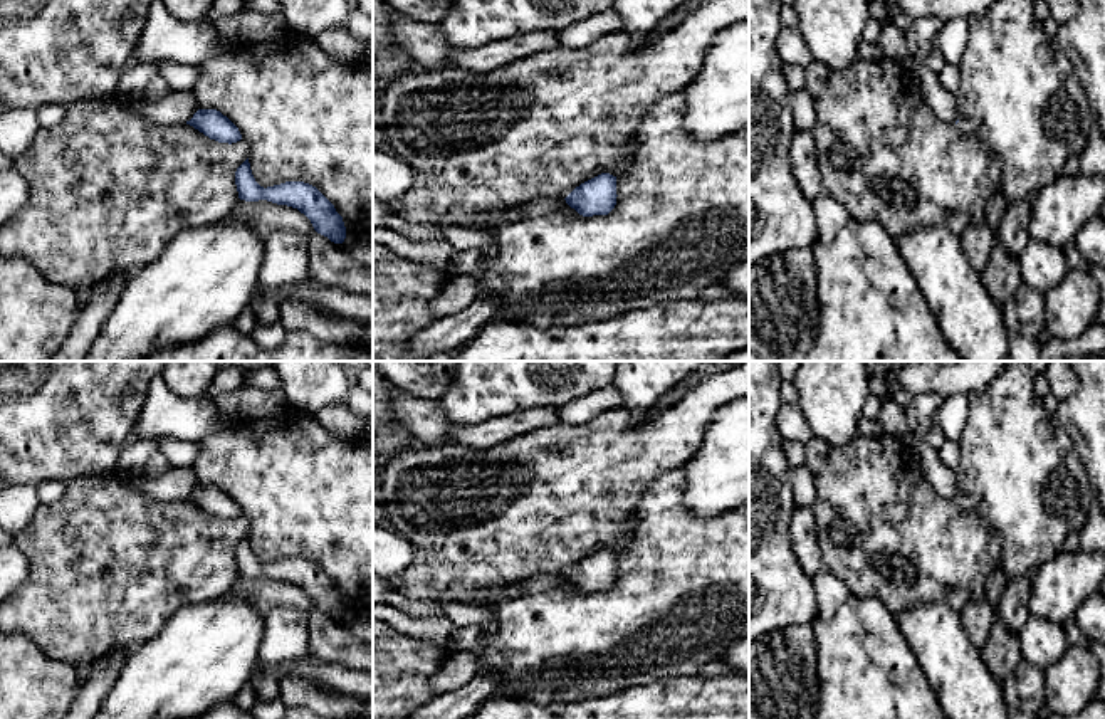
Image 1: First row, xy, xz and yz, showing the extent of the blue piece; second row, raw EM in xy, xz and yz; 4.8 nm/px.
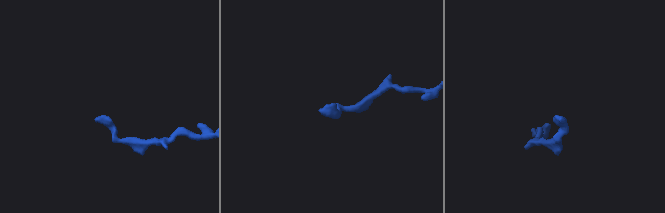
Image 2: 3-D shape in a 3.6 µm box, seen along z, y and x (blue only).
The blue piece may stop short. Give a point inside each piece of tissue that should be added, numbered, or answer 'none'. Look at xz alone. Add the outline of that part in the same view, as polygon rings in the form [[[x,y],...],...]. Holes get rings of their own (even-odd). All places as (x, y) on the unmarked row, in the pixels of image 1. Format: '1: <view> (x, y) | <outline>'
none

